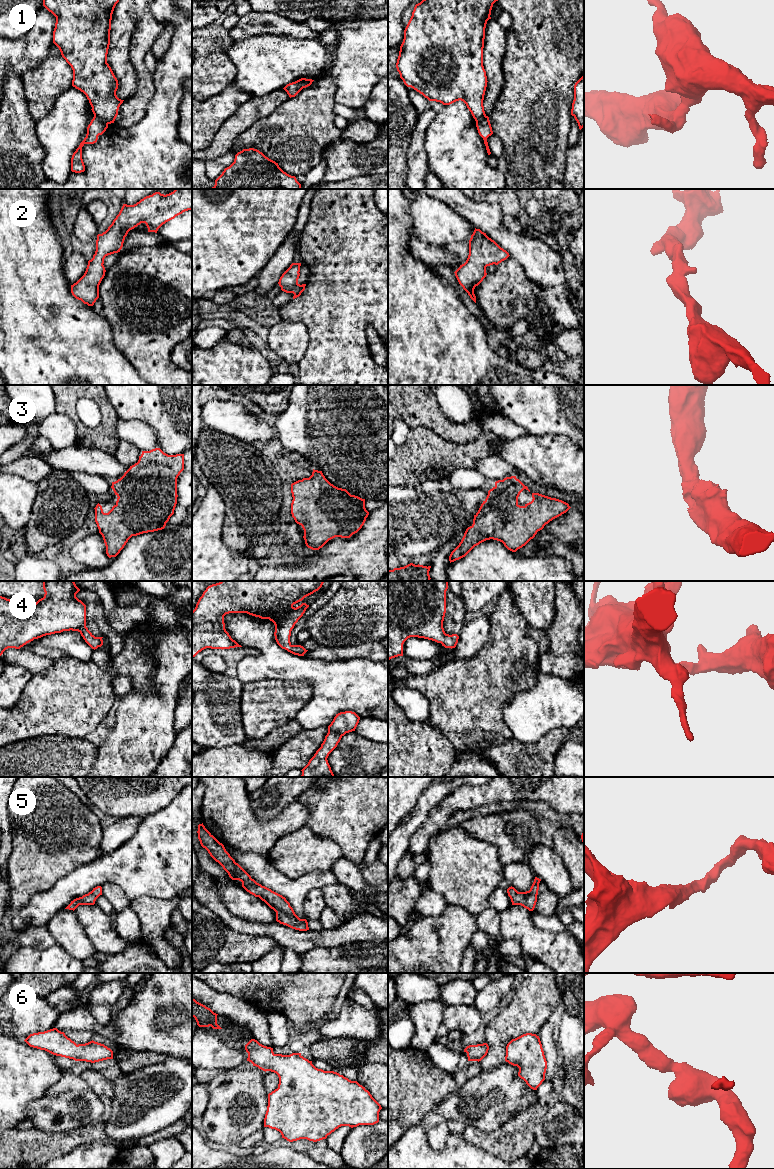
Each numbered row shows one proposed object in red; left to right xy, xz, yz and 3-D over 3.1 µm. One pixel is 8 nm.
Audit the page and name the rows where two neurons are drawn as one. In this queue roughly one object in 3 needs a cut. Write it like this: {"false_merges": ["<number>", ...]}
{"false_merges": ["1"]}

